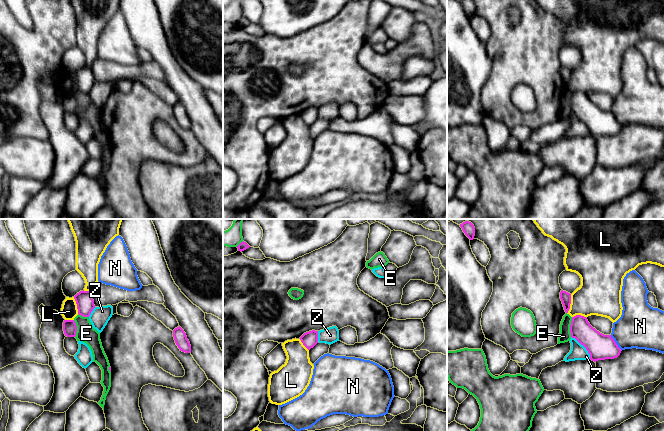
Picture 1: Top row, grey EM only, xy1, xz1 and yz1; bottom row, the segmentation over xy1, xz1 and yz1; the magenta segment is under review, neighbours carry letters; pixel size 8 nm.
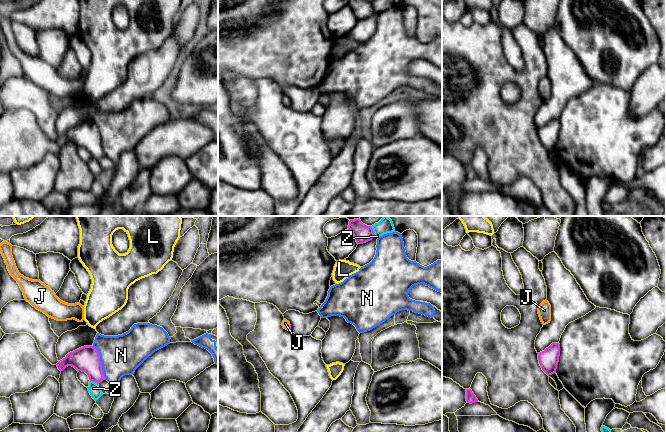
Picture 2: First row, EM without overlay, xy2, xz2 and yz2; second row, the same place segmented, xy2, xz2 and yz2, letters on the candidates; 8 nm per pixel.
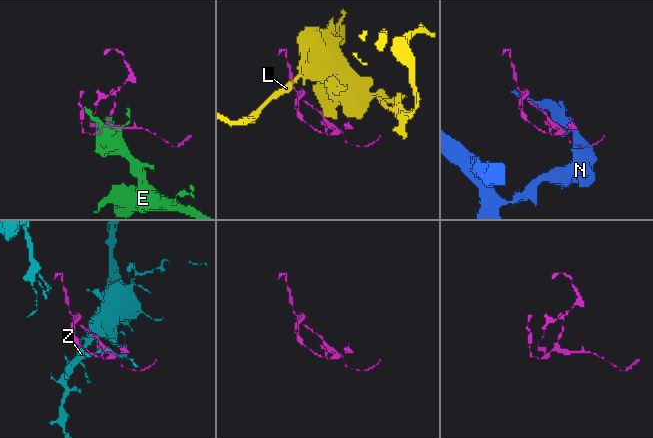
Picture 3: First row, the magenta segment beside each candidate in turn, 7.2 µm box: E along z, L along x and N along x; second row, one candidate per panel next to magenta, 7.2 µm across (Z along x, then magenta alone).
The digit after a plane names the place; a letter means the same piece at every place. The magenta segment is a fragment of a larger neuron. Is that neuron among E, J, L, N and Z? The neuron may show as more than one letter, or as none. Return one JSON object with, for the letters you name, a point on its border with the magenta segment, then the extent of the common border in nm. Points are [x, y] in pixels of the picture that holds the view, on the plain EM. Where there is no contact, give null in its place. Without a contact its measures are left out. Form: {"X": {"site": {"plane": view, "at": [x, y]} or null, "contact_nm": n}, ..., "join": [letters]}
{"J": {"site": {"plane": "xz2", "at": [287, 103]}, "contact_nm": 50}, "join": ["J"]}

